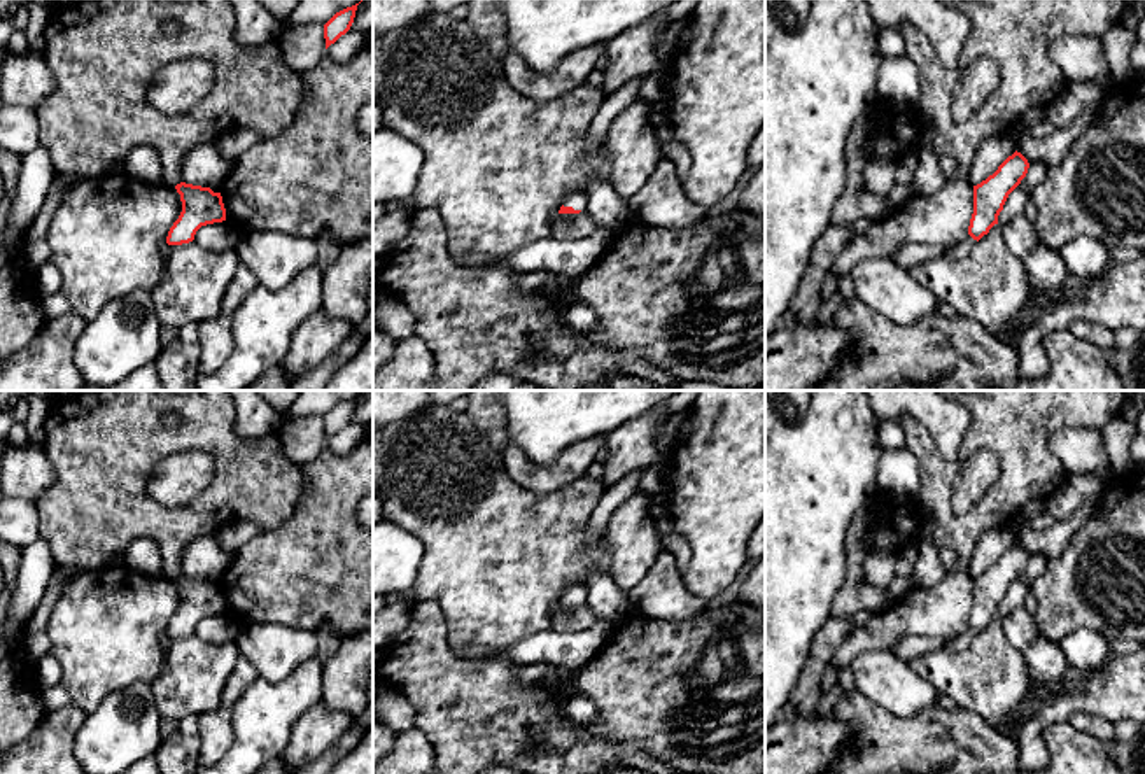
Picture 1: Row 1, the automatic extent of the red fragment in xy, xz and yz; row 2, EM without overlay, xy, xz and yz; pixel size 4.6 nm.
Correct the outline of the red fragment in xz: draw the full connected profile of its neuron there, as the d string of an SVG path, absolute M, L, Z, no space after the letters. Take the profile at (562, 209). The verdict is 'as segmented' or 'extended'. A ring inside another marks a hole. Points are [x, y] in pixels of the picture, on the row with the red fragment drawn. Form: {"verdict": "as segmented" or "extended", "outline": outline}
{"verdict": "extended", "outline": "M576 189L564 198L558 214L580 214L585 208L587 208L587 193Z"}

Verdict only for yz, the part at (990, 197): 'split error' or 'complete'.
split error

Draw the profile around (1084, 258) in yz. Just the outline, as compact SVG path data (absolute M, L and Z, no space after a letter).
M1080 236L1059 250L1059 256L1070 275L1078 278L1091 278L1106 270L1110 261L1110 249L1099 240Z

